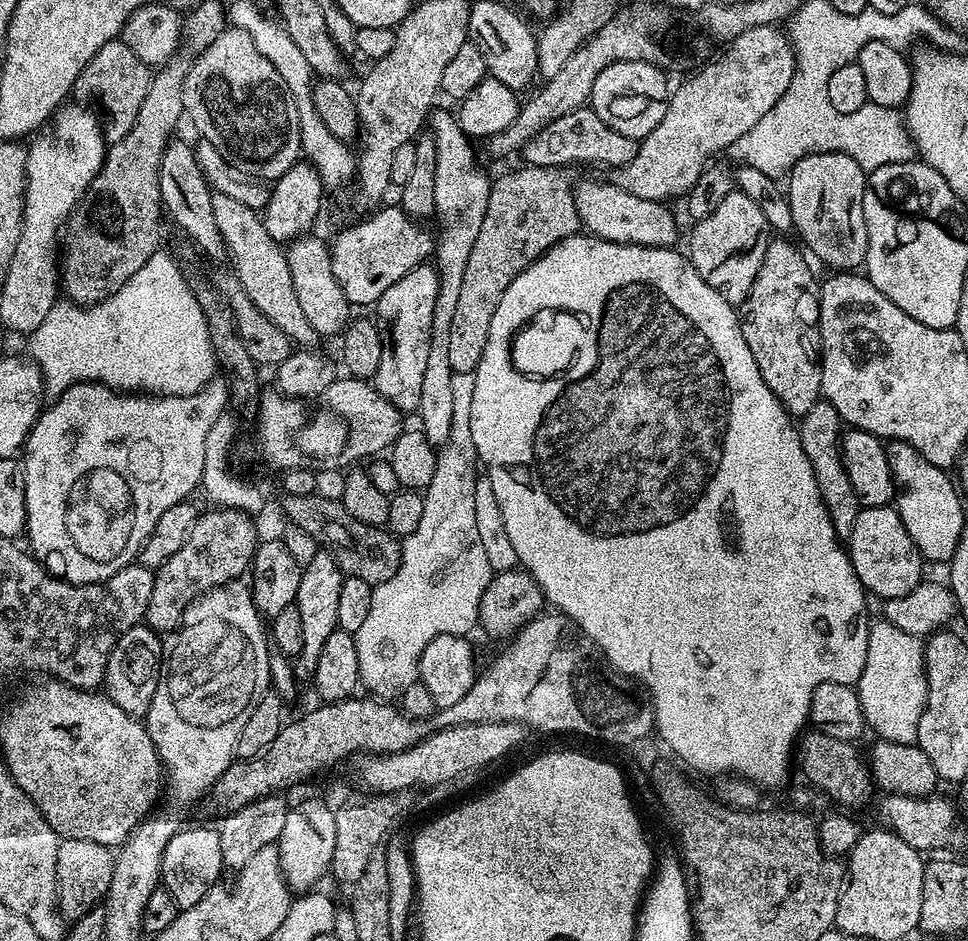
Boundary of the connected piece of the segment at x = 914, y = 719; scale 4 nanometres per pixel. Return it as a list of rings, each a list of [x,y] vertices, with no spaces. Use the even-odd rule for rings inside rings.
[[[883,618],[873,619],[868,630],[868,649],[866,650],[866,666],[854,687],[862,704],[865,725],[877,733],[879,739],[903,744],[916,743],[918,722],[922,718],[922,710],[928,693],[928,679],[924,669],[925,641],[914,634],[906,634],[906,630],[898,630],[891,622]]]

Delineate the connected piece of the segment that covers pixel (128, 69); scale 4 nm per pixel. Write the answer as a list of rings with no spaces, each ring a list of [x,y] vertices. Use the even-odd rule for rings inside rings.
[[[117,38],[106,42],[106,46],[102,46],[102,50],[94,54],[94,58],[90,58],[90,62],[76,80],[74,92],[77,97],[85,96],[97,104],[95,107],[102,117],[105,141],[114,145],[126,138],[126,134],[130,134],[134,127],[134,122],[138,122],[138,110],[142,110],[142,102],[146,102],[151,81],[149,65],[144,64],[142,58],[138,58],[138,54],[134,54],[134,50],[124,44],[123,39]]]

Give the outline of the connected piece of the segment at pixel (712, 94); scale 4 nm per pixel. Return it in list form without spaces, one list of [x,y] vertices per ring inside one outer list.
[[[771,24],[754,26],[738,34],[738,38],[734,38],[731,45],[721,52],[724,53],[717,60],[709,59],[709,64],[701,72],[694,73],[677,88],[675,85],[662,122],[639,141],[640,149],[635,158],[615,173],[614,183],[622,190],[638,194],[638,198],[661,202],[671,201],[671,196],[687,197],[689,190],[715,157],[712,155],[719,148],[728,148],[731,144],[739,145],[748,132],[758,126],[758,118],[762,118],[762,114],[770,111],[778,98],[786,94],[796,73],[796,52],[792,49],[791,40],[779,27]]]

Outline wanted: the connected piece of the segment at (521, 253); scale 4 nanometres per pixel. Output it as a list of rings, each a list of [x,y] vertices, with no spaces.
[[[520,166],[517,172],[508,172],[499,181],[492,185],[492,193],[486,206],[486,214],[482,218],[482,226],[478,230],[478,238],[474,242],[474,250],[470,250],[470,262],[466,262],[466,274],[462,274],[462,290],[458,297],[458,306],[454,310],[454,322],[450,322],[450,366],[453,373],[471,372],[475,373],[478,362],[482,362],[482,350],[486,350],[486,338],[490,338],[490,318],[494,318],[494,310],[498,310],[498,302],[502,302],[502,294],[506,294],[506,286],[518,278],[528,269],[536,259],[542,254],[549,252],[558,242],[566,238],[577,235],[581,231],[582,225],[580,215],[576,209],[576,193],[573,191],[573,181],[568,181],[567,171],[558,168],[533,168],[531,166]]]

